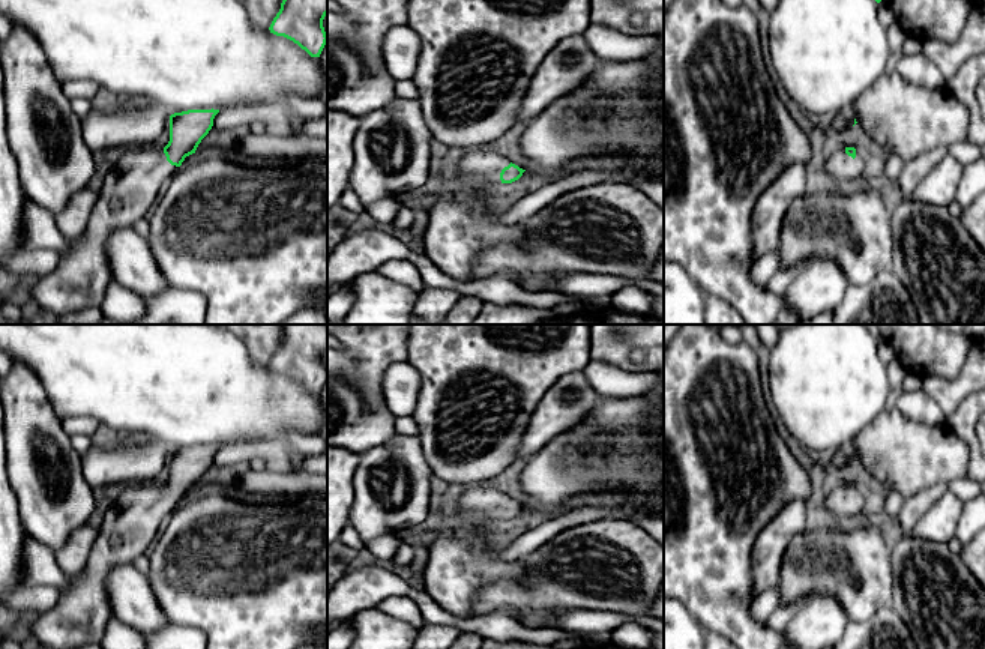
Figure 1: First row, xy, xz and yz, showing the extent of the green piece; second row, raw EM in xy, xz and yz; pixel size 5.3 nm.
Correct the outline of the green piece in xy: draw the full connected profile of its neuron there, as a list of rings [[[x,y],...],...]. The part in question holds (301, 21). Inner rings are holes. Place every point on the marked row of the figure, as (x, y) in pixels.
[[[282,0],[269,30],[293,41],[311,57],[320,57],[327,42],[323,27],[326,15],[327,0]]]

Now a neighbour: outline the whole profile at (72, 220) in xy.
[[[89,188],[72,195],[68,206],[60,213],[53,215],[57,228],[71,239],[81,236],[86,231],[96,198],[98,191]]]

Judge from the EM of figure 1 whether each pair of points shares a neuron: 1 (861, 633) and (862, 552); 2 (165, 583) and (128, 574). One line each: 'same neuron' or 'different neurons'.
1: different neurons
2: different neurons

